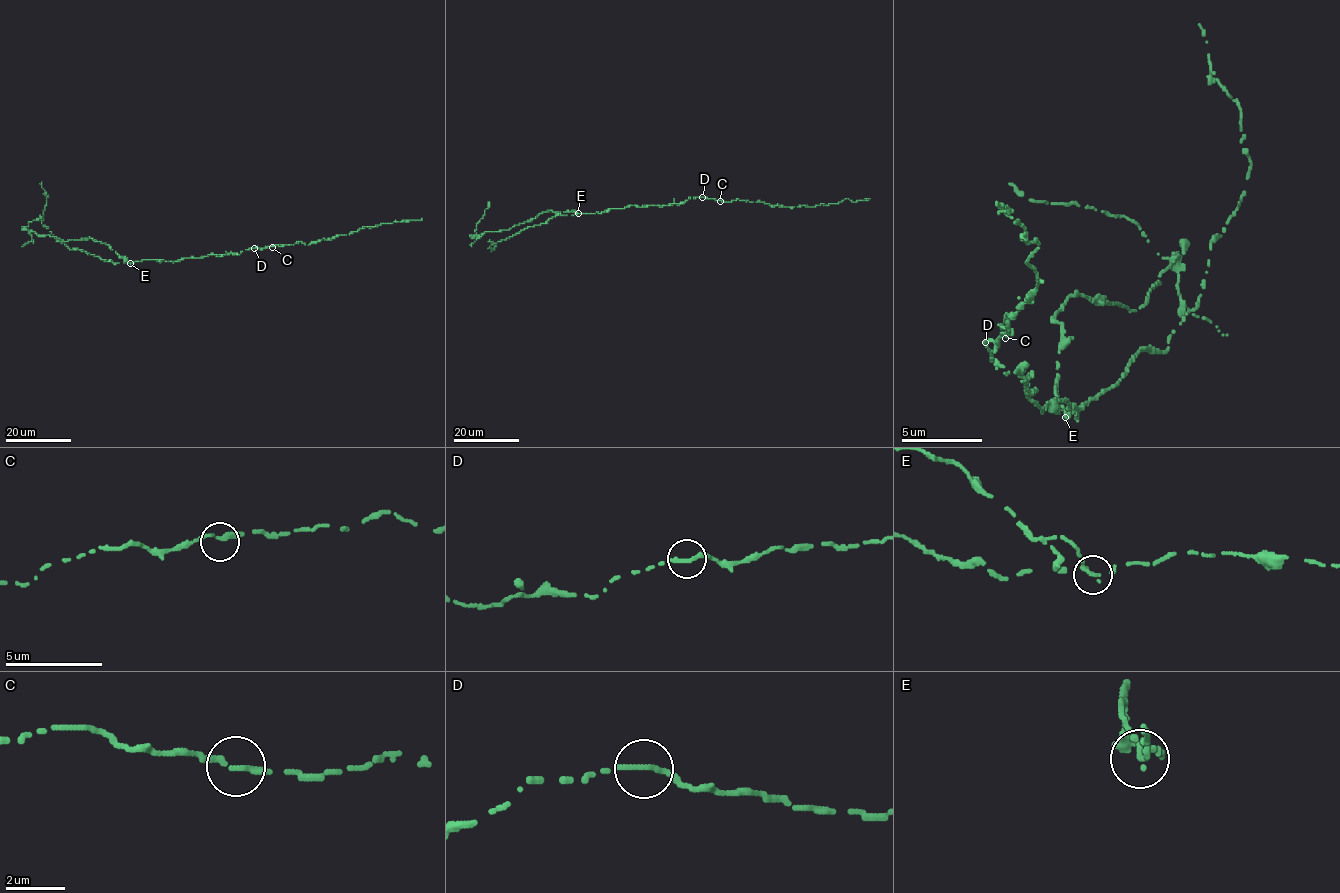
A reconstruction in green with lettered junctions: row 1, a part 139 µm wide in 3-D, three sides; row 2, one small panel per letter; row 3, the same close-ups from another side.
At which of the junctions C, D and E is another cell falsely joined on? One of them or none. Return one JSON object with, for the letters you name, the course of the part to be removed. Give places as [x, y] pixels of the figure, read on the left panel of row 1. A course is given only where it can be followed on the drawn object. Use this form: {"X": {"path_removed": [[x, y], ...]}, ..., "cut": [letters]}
{"E": {"path_removed": [[130, 263], [107, 244], [90, 238], [62, 241], [27, 229], [29, 222], [41, 219], [40, 215]]}, "cut": ["E"]}

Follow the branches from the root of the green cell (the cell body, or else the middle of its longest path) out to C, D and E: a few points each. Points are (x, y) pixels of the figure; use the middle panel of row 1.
C: (639, 207), (682, 203), (697, 197), (720, 201)
D: (639, 207), (682, 203), (691, 197), (702, 197)
E: (639, 207), (631, 205), (601, 213), (578, 213)

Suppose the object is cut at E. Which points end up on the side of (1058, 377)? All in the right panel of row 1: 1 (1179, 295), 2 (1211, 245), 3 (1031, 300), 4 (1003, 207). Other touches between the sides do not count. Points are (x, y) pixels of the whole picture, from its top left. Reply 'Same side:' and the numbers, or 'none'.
Same side: 1

